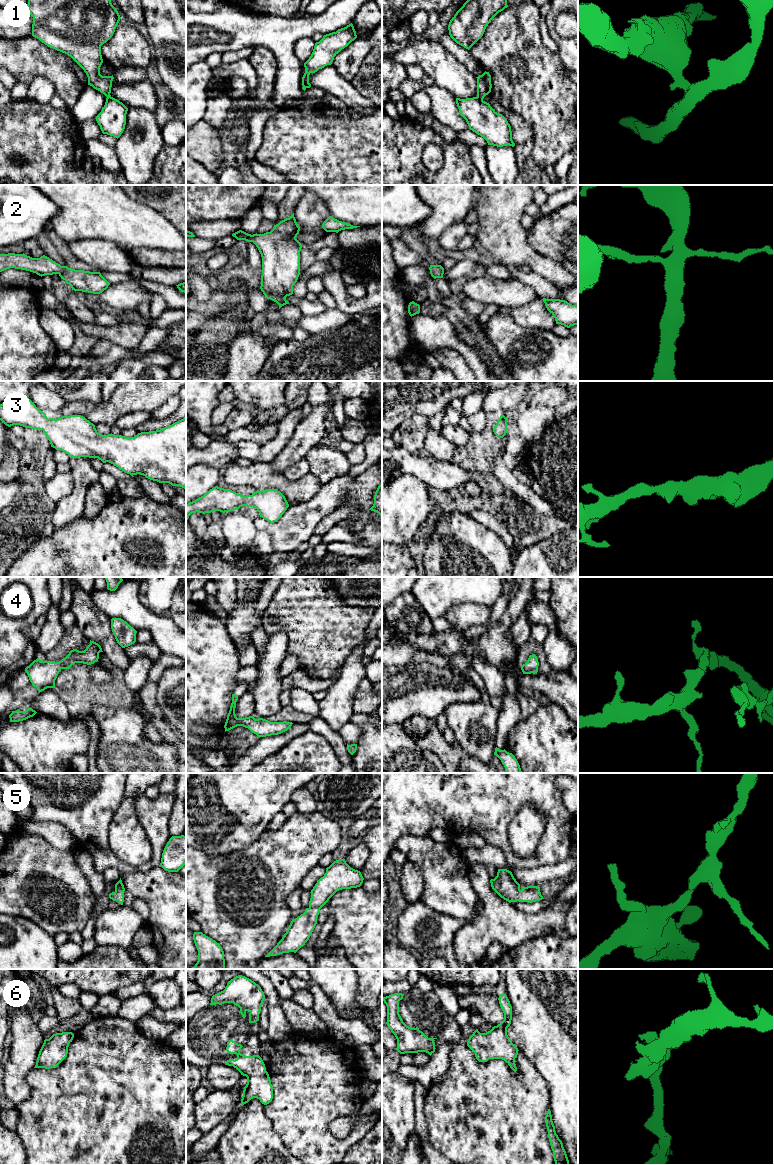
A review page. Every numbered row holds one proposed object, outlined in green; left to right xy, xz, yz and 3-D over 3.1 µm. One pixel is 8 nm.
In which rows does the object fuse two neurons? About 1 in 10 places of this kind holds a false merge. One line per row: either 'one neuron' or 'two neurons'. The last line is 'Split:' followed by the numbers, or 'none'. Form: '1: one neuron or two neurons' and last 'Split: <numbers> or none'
1: two neurons
2: one neuron
3: one neuron
4: one neuron
5: one neuron
6: one neuron
Split: 1

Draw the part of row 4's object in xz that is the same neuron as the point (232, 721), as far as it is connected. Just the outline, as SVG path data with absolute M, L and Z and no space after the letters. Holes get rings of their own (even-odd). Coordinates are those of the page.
M232 694L232 703L224 725L225 732L237 726L243 726L260 738L281 734L287 731L293 724L292 722L287 721L270 722L263 718L255 719L253 716L237 718L235 714L237 700L238 696L236 694Z

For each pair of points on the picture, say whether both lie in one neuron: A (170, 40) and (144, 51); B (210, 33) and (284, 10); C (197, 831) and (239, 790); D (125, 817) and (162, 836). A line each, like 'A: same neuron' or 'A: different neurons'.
A: different neurons
B: different neurons
C: same neuron
D: different neurons

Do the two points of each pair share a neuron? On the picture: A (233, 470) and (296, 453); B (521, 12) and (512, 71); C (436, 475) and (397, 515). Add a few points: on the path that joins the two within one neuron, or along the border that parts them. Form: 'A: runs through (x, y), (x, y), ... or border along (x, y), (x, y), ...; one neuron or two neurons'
A: border along (268, 463), (274, 470), (282, 474); two neurons
B: runs through (517, 27), (513, 35), (513, 56); one neuron
C: border along (404, 474), (412, 474), (427, 487); two neurons

